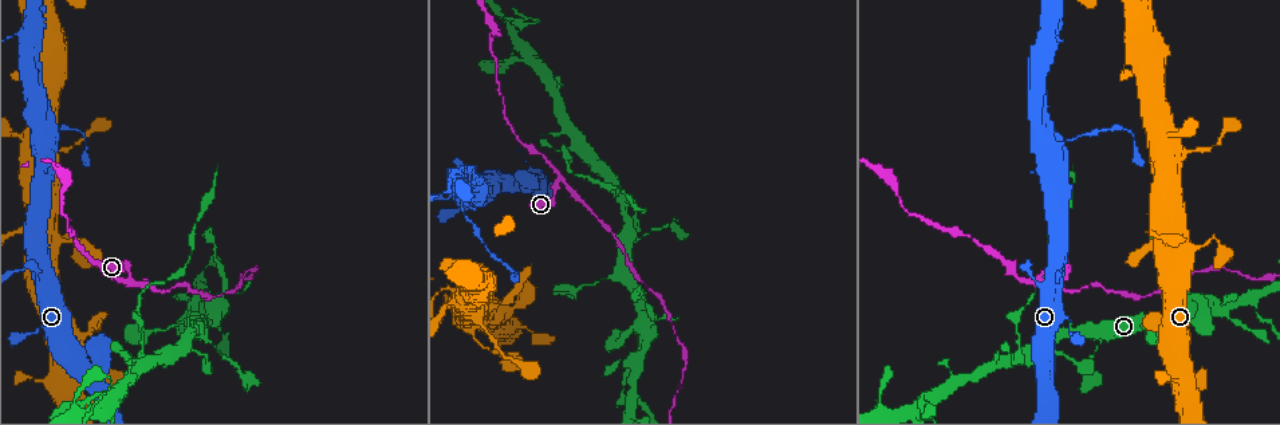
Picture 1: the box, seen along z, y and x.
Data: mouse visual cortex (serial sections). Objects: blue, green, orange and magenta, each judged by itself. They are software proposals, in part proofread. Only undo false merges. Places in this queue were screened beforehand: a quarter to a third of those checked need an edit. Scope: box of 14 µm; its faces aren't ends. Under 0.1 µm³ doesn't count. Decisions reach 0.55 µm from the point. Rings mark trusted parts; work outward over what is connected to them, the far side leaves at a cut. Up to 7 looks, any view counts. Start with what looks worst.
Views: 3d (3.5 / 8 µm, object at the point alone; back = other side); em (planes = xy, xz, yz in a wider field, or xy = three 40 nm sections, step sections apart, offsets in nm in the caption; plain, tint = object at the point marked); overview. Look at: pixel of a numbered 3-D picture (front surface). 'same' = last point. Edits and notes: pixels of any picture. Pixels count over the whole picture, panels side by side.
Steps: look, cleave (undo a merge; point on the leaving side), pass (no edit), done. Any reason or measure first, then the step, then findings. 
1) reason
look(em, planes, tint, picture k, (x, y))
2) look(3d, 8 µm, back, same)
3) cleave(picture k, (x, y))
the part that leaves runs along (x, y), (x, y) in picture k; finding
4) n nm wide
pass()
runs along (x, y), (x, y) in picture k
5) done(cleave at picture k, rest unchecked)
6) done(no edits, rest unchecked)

thick turns thin
look(3d, 8 µm, picture 1, (1010, 360))

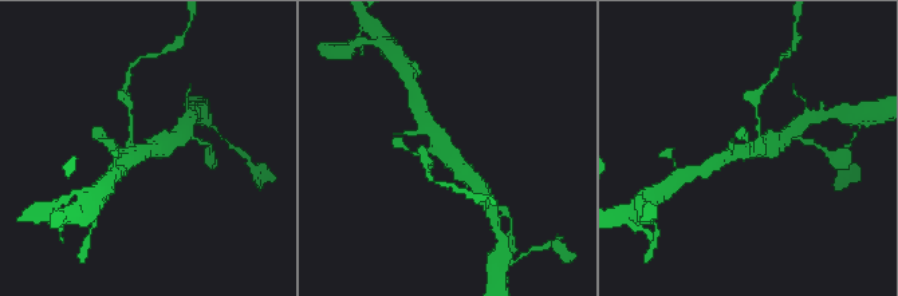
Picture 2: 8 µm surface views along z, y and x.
look(3d, 3.5 µm, picture 2, (445, 149))

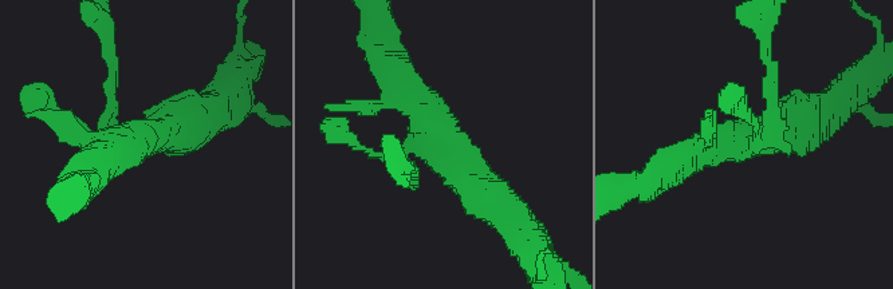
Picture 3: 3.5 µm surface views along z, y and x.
3 arms; arms of 150, 400, 500 nm; need the tissue
look(em, xy, step 1, tint, picture 3, (737, 142))

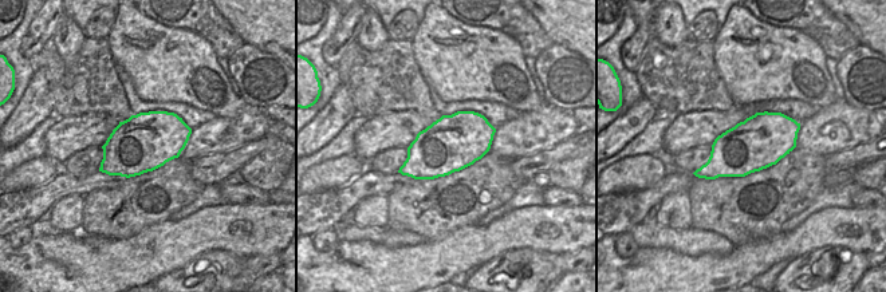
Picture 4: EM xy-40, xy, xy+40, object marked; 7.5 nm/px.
cleave(picture 3, (110, 99))
the part that leaves runs along (754, 147), (774, 111), (767, 28) in picture 3; a second cell is stuck on

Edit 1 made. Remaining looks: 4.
look(overview)

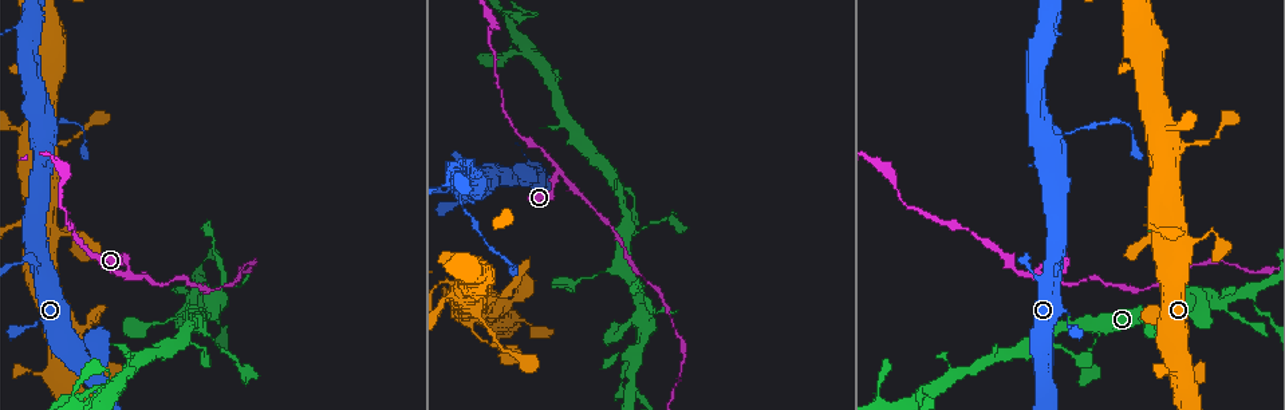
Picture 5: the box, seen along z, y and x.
arms part here
look(3d, 3.5 µm, picture 5, (557, 171))

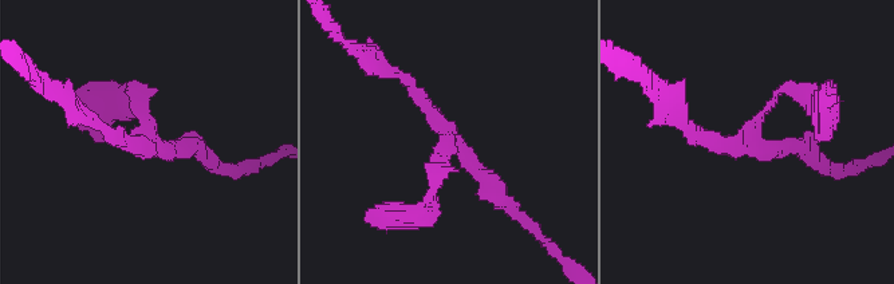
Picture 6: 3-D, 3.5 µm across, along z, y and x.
3 arms; arms of 150, 150, 200 nm; now the EM
look(em, xy, step 1, tint, picture 6, (450, 142))

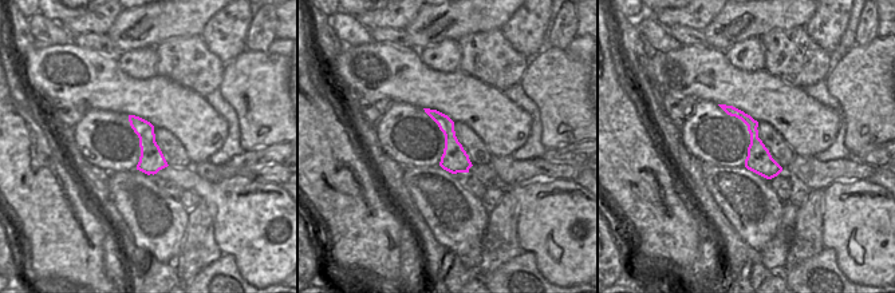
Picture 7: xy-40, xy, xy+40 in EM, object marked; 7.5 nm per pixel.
pass()
continuous, no second cell

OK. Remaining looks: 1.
done(cleave at picture 3, rest unchecked)

